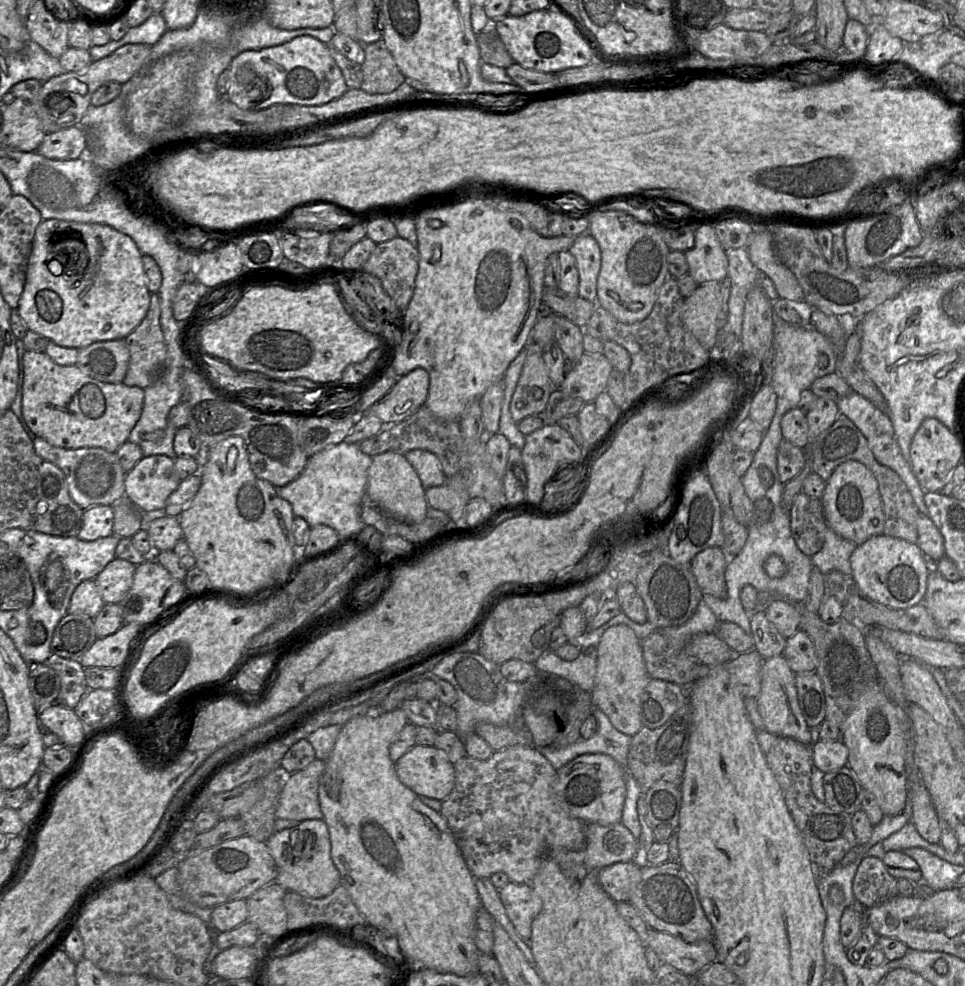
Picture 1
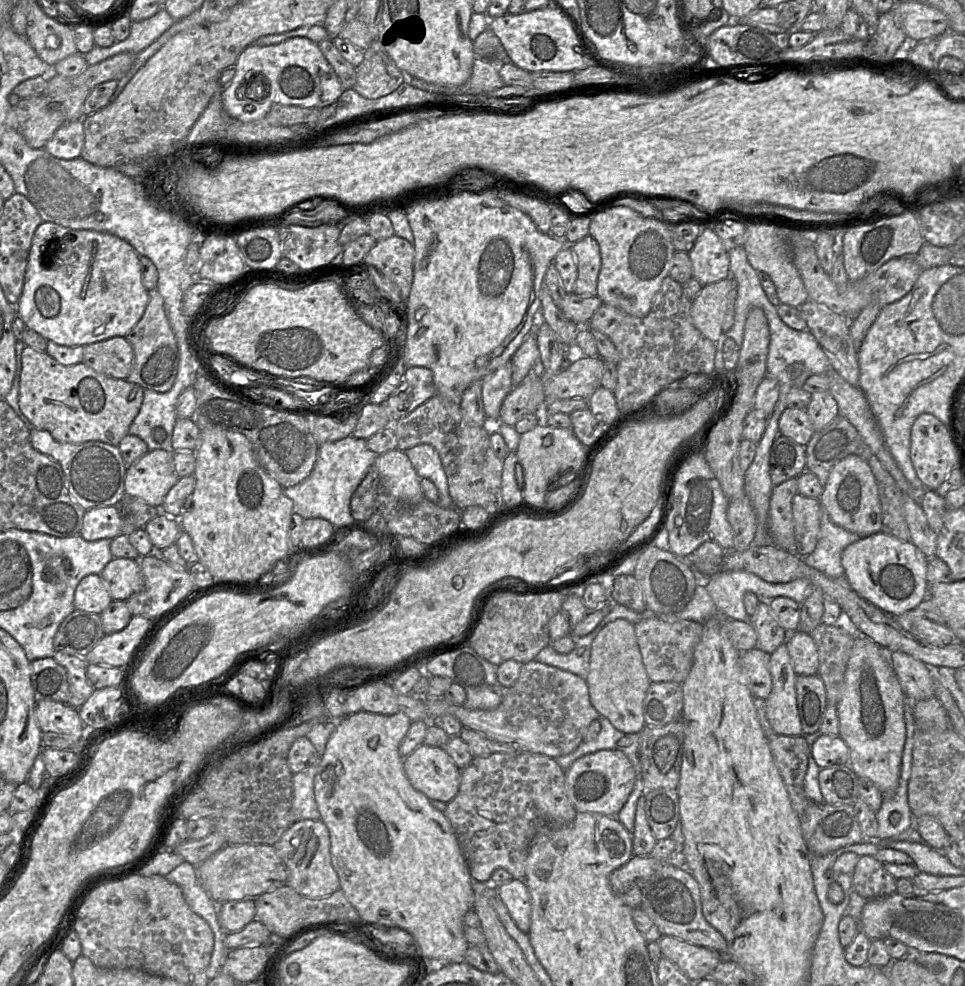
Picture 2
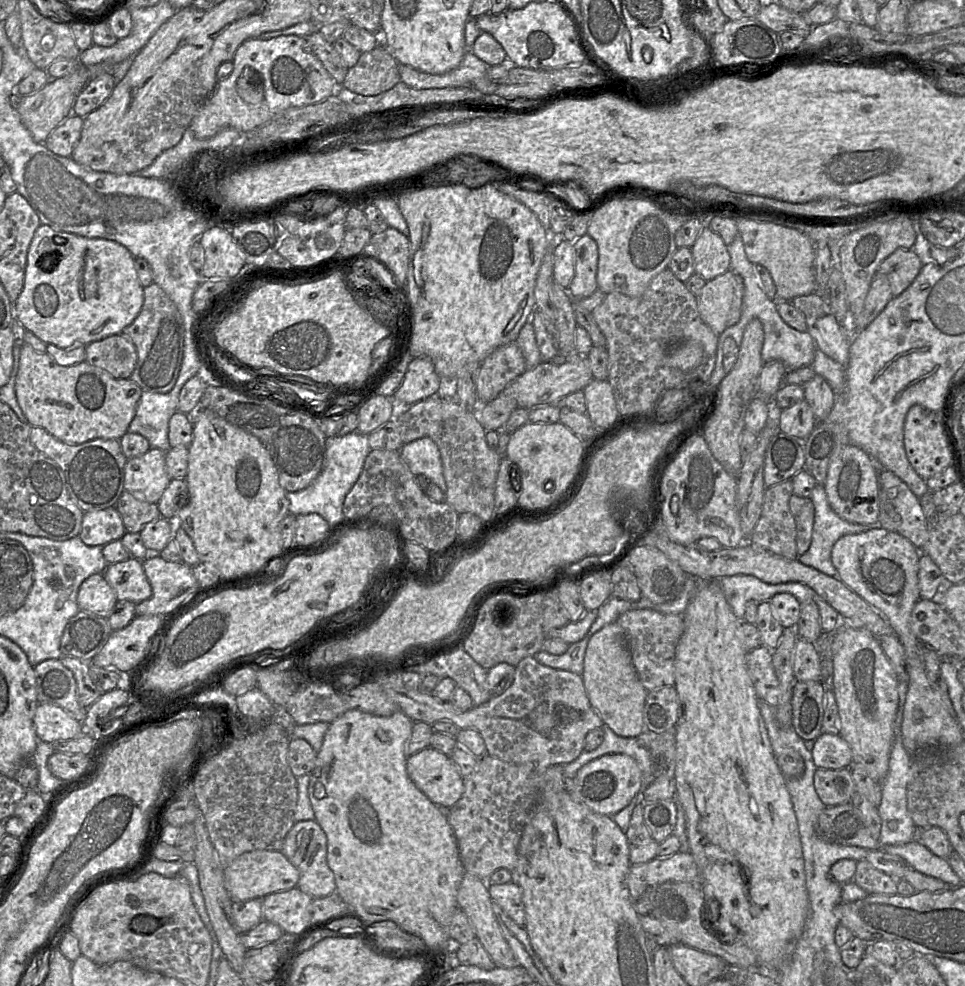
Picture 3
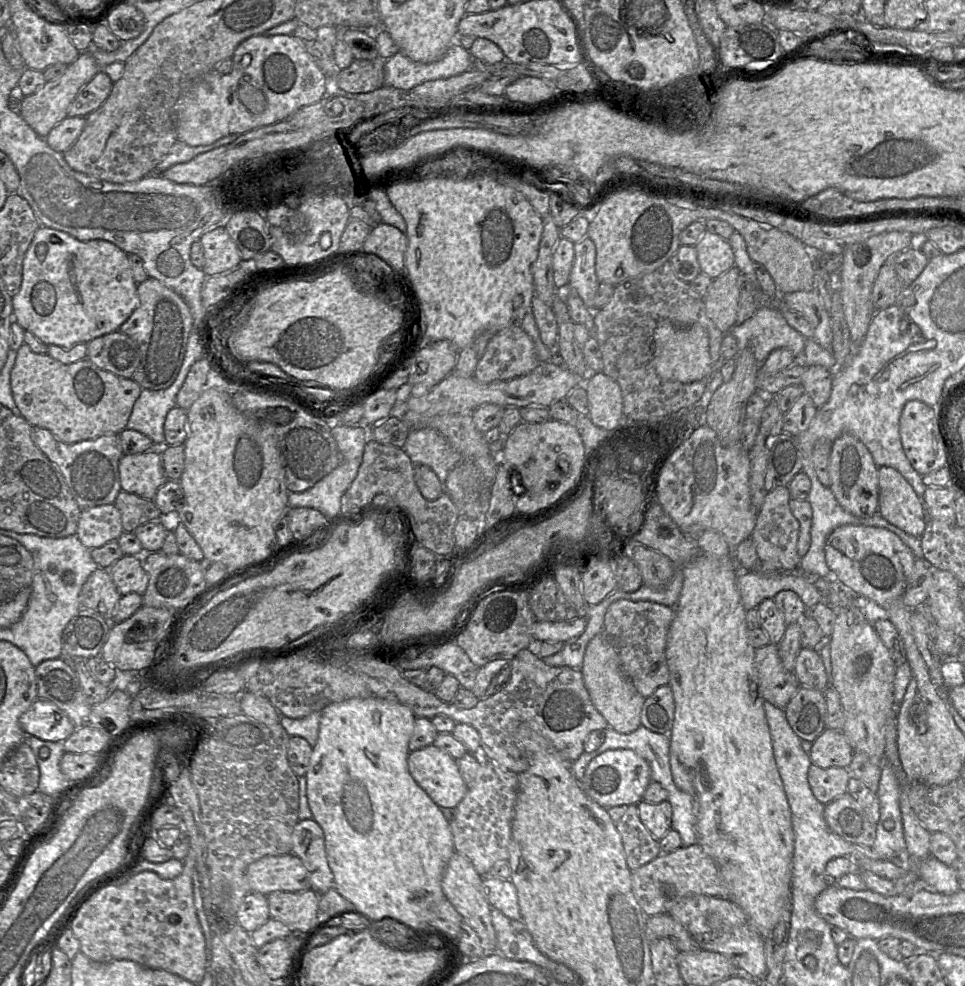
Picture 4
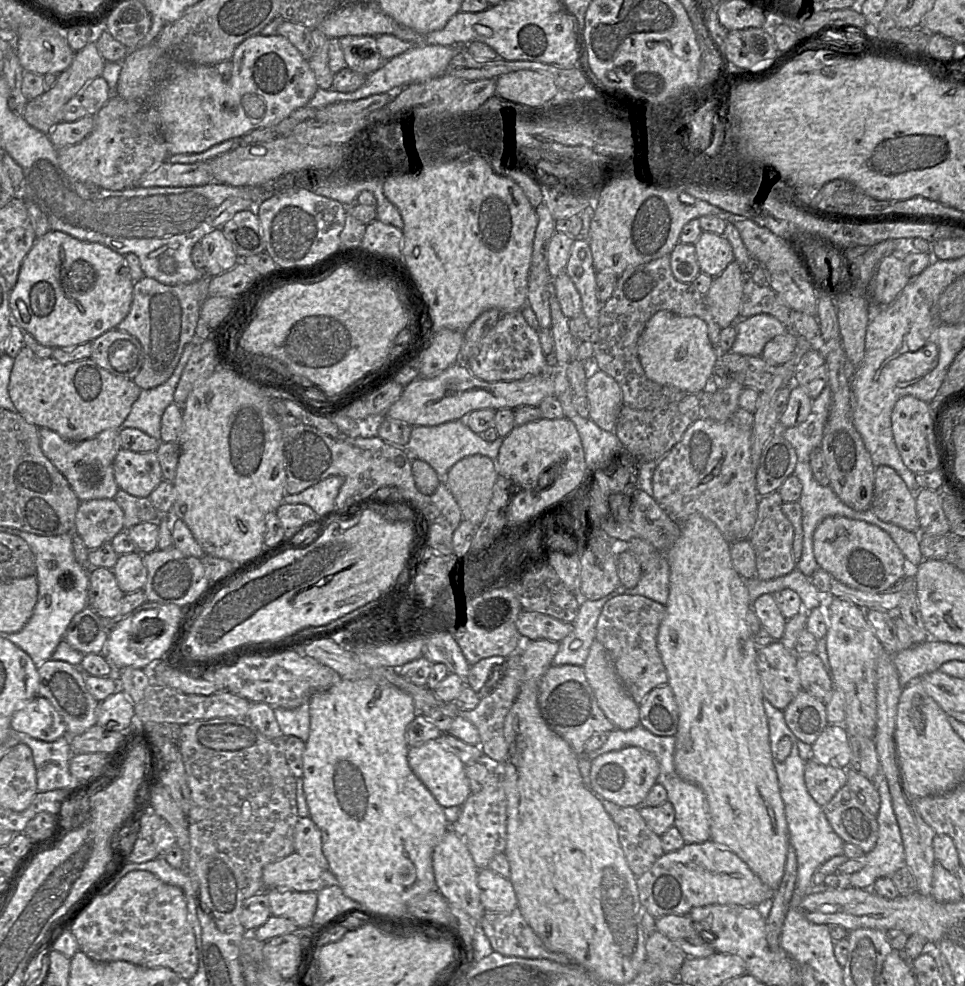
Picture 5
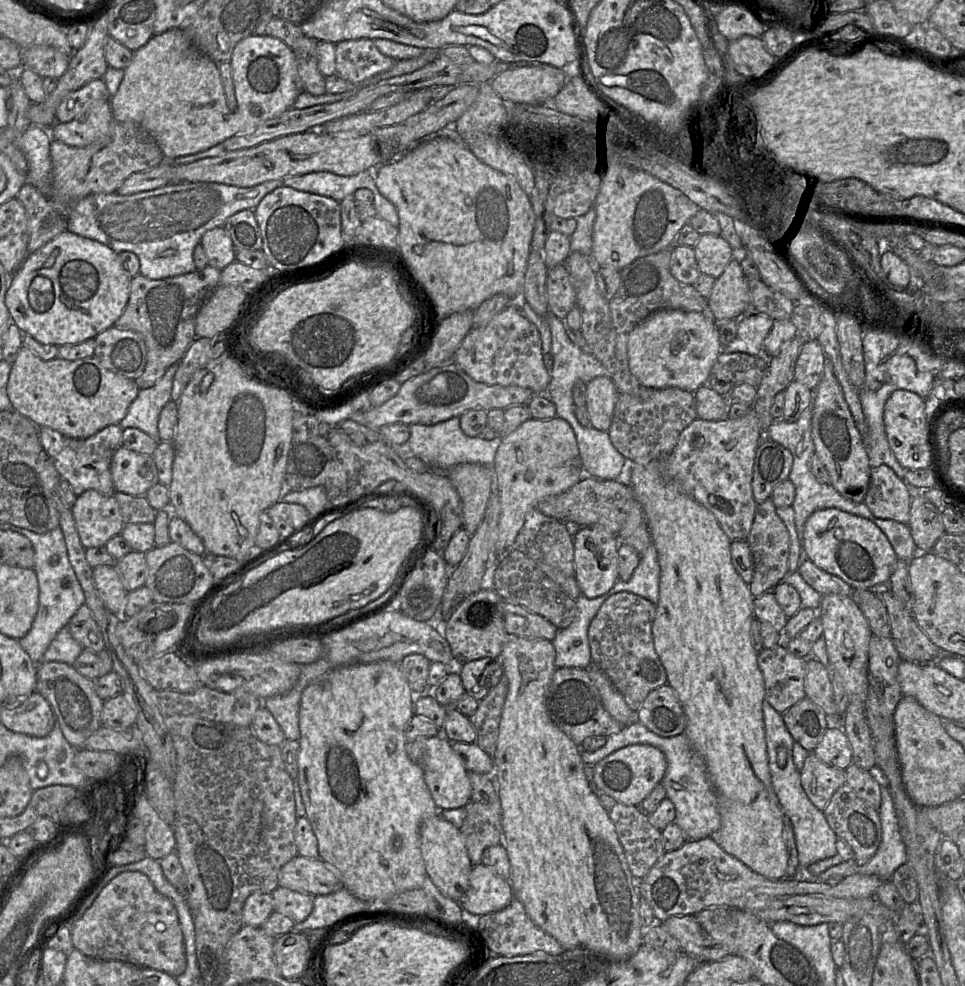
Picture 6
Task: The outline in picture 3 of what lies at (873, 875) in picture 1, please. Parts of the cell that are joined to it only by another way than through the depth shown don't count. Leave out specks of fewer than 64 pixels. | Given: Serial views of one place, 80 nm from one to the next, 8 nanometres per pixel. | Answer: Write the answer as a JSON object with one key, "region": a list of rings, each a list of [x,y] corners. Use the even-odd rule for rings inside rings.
{"region":[[[861,859],[857,862],[856,871],[853,880],[860,888],[866,891],[867,894],[885,894],[894,895],[897,893],[897,881],[902,879],[896,879],[884,872],[876,869],[866,859]]]}

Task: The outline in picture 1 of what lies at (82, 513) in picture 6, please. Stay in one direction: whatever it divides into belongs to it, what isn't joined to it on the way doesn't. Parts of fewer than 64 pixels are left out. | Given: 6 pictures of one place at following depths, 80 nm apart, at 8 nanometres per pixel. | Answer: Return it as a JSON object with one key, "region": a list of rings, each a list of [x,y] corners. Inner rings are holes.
{"region":[[[95,505],[84,510],[83,524],[77,537],[94,541],[114,534],[114,511],[112,505]]]}

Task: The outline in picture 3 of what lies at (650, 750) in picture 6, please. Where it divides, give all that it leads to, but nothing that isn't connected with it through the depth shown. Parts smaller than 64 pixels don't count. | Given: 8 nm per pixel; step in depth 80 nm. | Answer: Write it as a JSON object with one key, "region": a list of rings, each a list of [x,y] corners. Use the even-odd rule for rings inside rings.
{"region":[[[621,753],[604,754],[584,765],[578,771],[577,775],[572,780],[568,781],[568,791],[574,800],[585,804],[592,811],[613,816],[625,808],[633,800],[639,792],[641,784],[642,771],[633,757]]]}

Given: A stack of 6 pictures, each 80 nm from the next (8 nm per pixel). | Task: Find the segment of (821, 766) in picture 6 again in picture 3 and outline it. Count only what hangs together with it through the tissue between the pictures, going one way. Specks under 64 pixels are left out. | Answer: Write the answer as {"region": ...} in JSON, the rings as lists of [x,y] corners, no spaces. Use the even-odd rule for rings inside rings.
{"region":[[[817,768],[813,783],[825,807],[851,802],[851,797],[855,792],[855,783],[850,768]]]}

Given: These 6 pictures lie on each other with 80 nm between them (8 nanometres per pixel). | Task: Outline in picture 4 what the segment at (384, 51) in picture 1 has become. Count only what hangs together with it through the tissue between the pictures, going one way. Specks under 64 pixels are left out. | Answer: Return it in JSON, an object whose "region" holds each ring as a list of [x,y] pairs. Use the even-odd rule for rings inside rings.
{"region":[[[381,57],[354,59],[351,65],[337,75],[339,88],[349,93],[368,93],[384,86],[384,64]]]}

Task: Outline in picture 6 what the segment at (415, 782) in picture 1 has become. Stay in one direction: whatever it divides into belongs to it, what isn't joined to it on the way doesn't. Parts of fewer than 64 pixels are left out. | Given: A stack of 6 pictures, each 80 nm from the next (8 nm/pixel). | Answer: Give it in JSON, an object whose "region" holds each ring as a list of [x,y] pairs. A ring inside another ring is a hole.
{"region":[[[442,734],[434,737],[421,737],[412,742],[406,742],[405,749],[409,759],[422,768],[425,783],[439,811],[464,807],[471,801],[470,772],[454,752],[452,742]]]}

